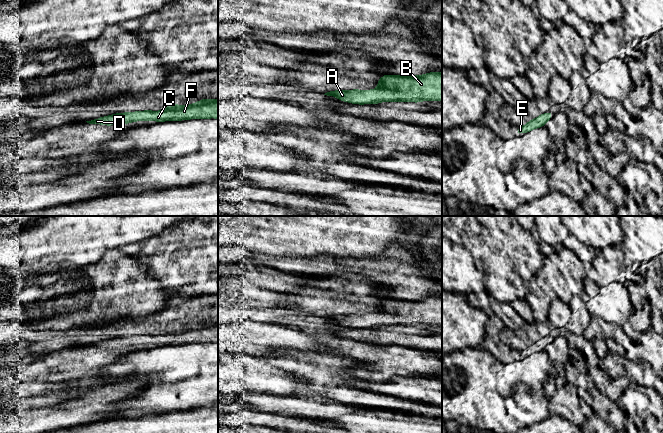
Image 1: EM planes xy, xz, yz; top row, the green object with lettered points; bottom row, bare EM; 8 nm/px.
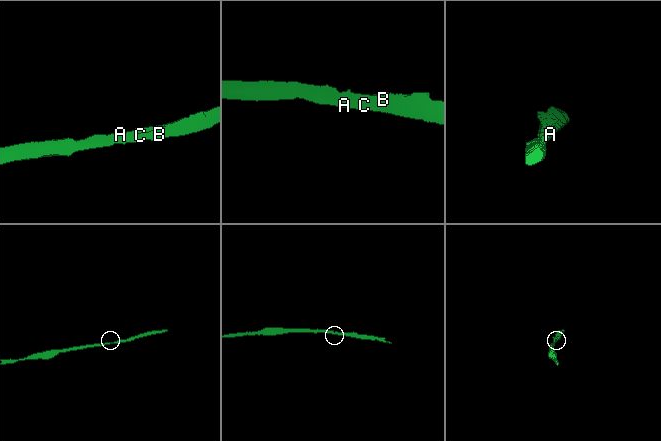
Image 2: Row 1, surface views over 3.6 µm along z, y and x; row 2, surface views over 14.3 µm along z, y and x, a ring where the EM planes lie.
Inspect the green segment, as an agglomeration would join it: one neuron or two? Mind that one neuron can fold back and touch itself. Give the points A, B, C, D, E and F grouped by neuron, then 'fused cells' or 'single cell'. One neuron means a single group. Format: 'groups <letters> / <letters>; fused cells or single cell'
groups A B C D E F; single cell

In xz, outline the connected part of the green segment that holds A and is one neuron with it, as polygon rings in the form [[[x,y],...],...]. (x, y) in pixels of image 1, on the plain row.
[[[428,296],[424,299],[385,298],[377,306],[376,313],[332,314],[324,319],[358,329],[381,326],[442,326],[441,296]]]

